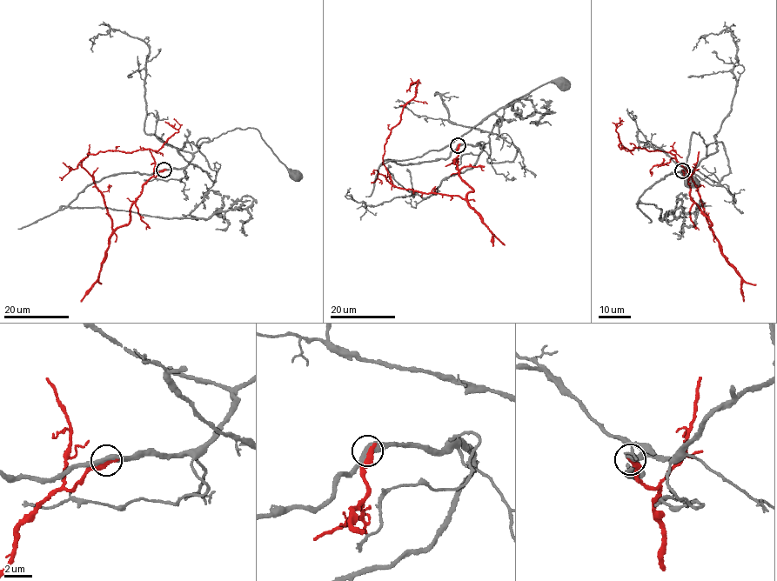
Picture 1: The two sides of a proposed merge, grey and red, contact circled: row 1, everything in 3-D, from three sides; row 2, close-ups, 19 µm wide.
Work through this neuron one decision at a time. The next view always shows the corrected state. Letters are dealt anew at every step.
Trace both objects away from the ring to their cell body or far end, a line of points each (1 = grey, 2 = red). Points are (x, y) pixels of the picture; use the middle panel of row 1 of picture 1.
1: (458, 146), (481, 144), (483, 149), (508, 104), (545, 83), (562, 80), (565, 83)
2: (458, 146), (454, 162), (473, 190), (465, 198), (391, 183), (385, 143), (418, 80), (405, 92)

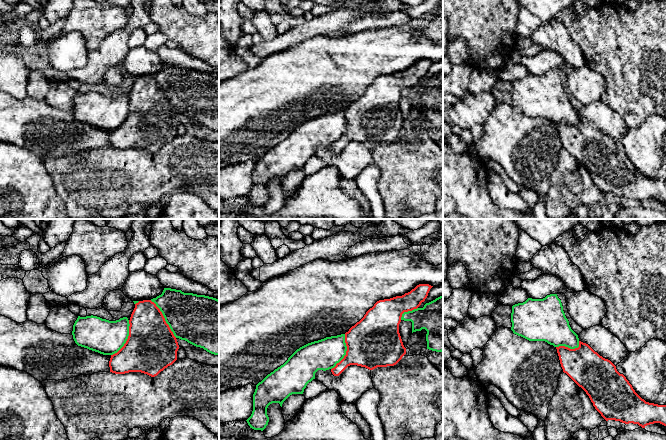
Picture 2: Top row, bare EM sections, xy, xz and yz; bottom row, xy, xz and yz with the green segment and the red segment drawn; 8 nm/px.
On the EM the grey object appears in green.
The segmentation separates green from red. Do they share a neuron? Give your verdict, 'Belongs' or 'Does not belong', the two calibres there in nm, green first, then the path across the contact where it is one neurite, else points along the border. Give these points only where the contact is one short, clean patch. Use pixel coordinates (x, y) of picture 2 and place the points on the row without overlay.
Does not belong. Thickness 380 nm (green) against 400 nm

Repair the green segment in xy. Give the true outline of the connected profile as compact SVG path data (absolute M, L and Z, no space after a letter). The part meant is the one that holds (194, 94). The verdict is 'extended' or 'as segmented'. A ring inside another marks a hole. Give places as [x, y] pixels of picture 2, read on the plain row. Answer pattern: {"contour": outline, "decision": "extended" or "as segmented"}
{"contour": "M164 64L161 71L151 75L162 88L166 99L176 114L219 131L219 76L205 71L184 69Z", "decision": "as segmented"}

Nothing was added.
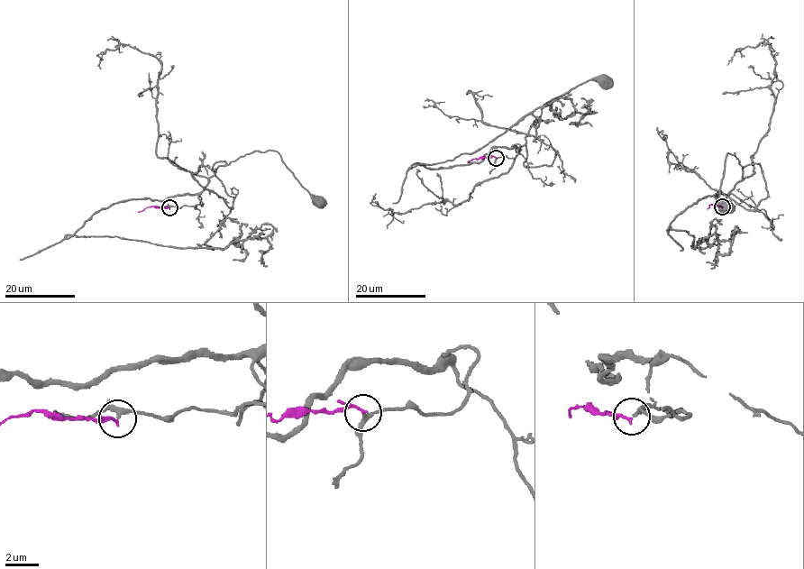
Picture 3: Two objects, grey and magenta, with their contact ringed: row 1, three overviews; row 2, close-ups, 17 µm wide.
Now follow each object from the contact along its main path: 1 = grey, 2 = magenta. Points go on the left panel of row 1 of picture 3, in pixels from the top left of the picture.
1: (169, 207), (202, 203), (198, 196), (214, 170), (256, 151), (268, 151), (280, 155), (282, 162), (321, 203)
2: (169, 207), (152, 206), (138, 212)

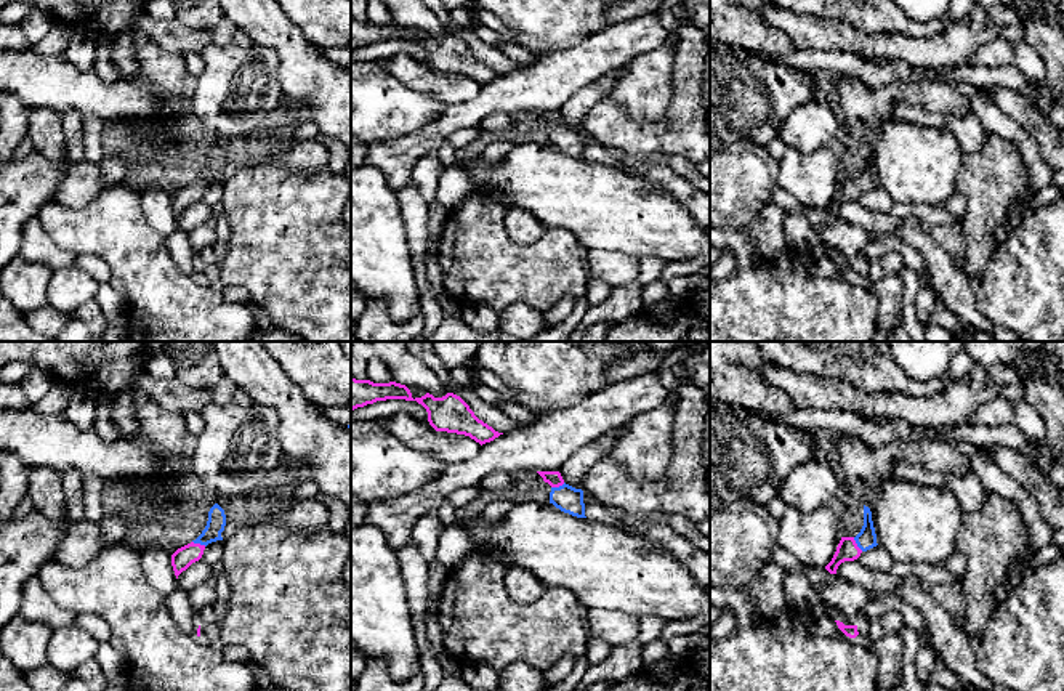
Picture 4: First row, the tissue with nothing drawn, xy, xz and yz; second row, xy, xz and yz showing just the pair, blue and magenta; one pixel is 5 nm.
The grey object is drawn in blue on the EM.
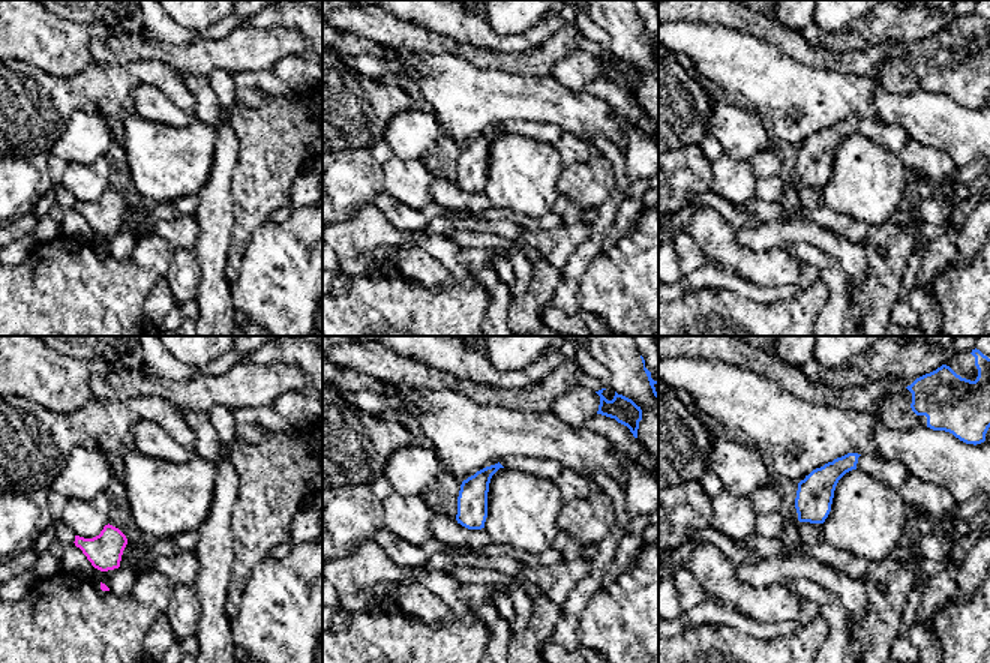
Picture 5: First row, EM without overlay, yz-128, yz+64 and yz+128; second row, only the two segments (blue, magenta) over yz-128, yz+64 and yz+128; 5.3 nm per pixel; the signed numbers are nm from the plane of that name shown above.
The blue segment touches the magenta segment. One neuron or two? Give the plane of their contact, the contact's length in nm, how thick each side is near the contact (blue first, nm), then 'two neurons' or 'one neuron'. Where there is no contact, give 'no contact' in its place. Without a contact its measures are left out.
contact in yz; length 90 nm; calibres 100 and 110 nm; one neuron

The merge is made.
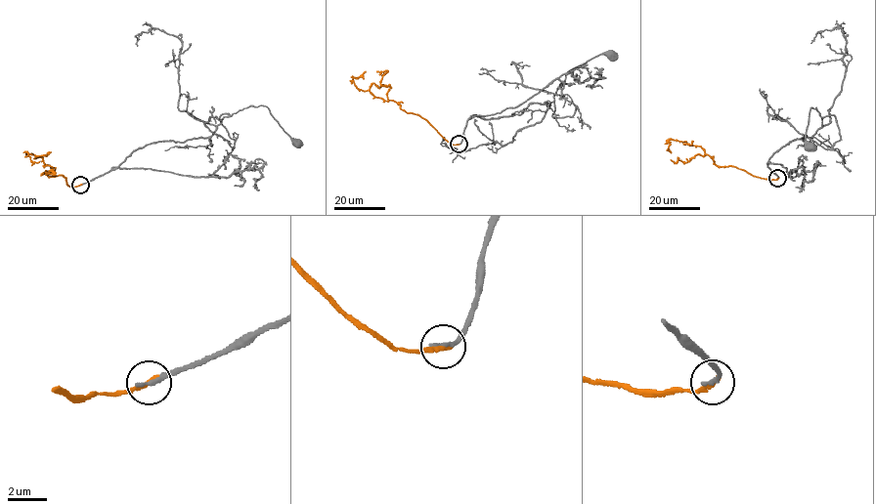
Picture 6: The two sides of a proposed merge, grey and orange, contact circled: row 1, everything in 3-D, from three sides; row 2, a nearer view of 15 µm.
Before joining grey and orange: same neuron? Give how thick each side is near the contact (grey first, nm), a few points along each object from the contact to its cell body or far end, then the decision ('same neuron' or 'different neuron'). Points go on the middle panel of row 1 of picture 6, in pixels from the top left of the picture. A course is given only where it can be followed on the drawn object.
240/280 nm | grey via (459, 144), (471, 116), (500, 118), (520, 114), (530, 104), (548, 106), (569, 71), (598, 55), (613, 55) | orange via (459, 144), (452, 145), (427, 122), (406, 112), (394, 102), (360, 90), (353, 77), (365, 70) | different neuron

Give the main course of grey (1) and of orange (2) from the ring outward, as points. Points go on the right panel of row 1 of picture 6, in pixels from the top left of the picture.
1: (777, 179), (767, 163), (790, 142), (812, 137), (823, 118), (816, 107), (811, 107), (805, 138), (810, 147)
2: (777, 179), (766, 180), (732, 166), (719, 166), (703, 148), (685, 142), (669, 140), (667, 148)

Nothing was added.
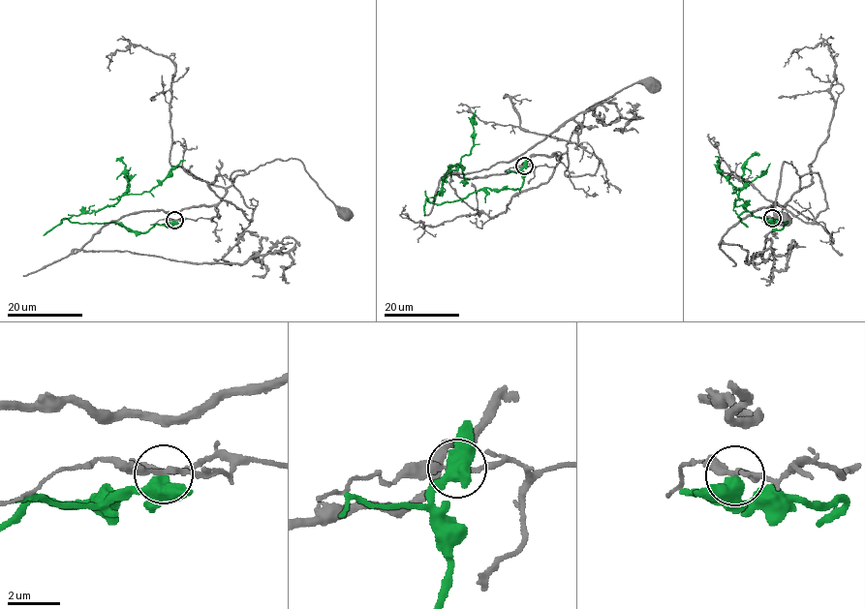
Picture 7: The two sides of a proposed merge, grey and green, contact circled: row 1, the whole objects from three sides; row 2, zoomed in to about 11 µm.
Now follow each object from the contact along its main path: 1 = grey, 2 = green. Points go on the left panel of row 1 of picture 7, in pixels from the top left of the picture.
1: (174, 221), (219, 215), (215, 207), (232, 180), (277, 160), (290, 159), (303, 164), (305, 171), (347, 215)
2: (174, 221), (134, 232), (120, 225), (68, 219), (113, 205), (124, 195), (148, 192), (185, 161)

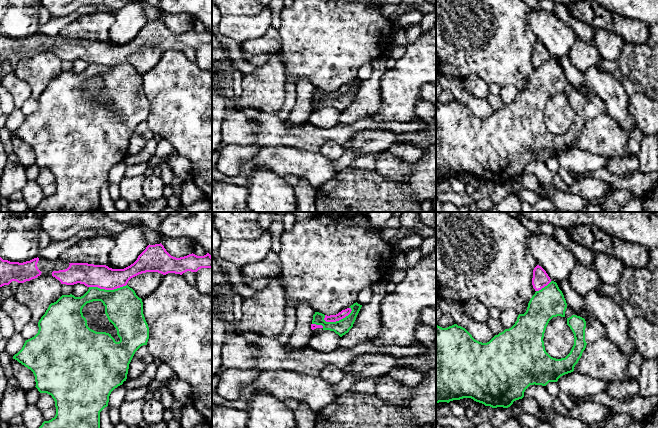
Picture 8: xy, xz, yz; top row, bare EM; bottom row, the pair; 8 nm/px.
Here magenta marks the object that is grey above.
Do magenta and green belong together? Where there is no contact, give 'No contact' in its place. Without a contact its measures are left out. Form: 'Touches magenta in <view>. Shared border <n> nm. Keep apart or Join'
Touches magenta in xy. Shared border 300 nm. Keep apart

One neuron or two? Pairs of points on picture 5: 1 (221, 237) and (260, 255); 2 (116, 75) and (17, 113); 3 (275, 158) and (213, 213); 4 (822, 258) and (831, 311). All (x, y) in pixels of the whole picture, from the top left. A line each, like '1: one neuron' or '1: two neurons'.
1: two neurons
2: one neuron
3: two neurons
4: one neuron

